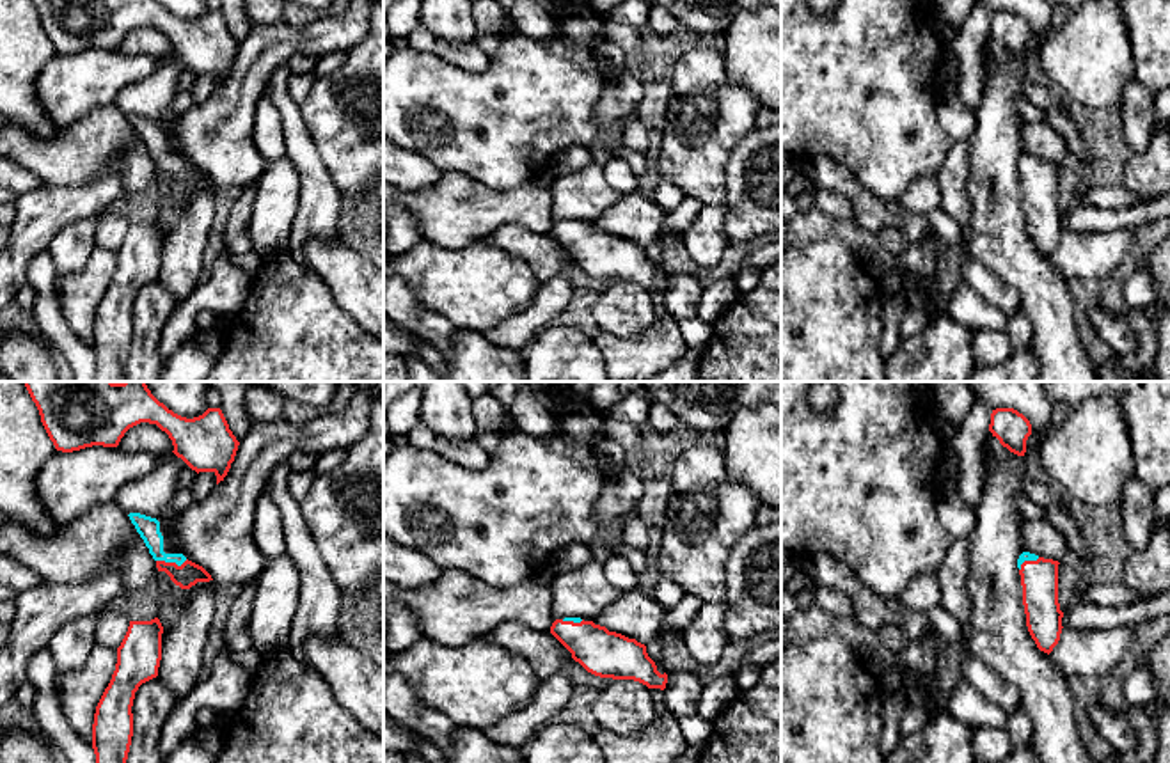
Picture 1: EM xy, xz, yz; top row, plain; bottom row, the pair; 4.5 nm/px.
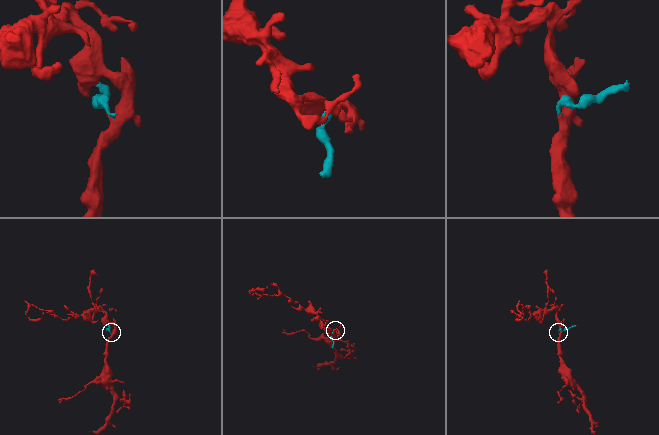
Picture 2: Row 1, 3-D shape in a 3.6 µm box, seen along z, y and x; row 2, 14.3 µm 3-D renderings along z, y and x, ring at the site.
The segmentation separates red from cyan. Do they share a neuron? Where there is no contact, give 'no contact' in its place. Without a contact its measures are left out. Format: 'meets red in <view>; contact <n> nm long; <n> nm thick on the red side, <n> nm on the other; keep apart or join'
meets red in xy; contact 140 nm long; 110 nm thick on the red side, 100 nm on the other; join

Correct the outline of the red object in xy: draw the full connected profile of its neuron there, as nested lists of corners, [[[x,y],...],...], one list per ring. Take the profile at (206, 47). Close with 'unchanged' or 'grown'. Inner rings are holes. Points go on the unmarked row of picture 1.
[[[32,0],[41,25],[57,53],[73,55],[92,48],[119,50],[126,55],[174,55],[192,73],[213,75],[217,87],[227,78],[240,44],[220,11],[186,21],[156,0]]] | grown

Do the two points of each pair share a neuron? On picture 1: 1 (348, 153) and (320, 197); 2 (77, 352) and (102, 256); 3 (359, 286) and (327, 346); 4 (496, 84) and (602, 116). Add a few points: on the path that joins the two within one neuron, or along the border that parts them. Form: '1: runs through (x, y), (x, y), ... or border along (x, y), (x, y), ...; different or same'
1: border along (313, 141), (332, 183), (343, 196); different
2: border along (57, 304), (63, 320), (91, 348); different
3: border along (322, 277), (334, 300), (364, 332); different
4: border along (604, 82), (593, 119), (608, 128); different

